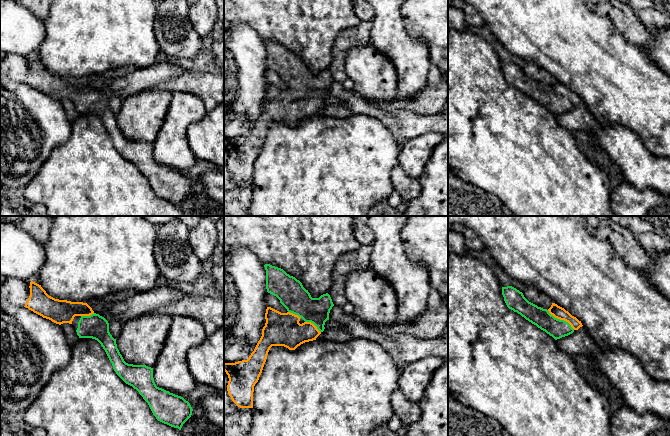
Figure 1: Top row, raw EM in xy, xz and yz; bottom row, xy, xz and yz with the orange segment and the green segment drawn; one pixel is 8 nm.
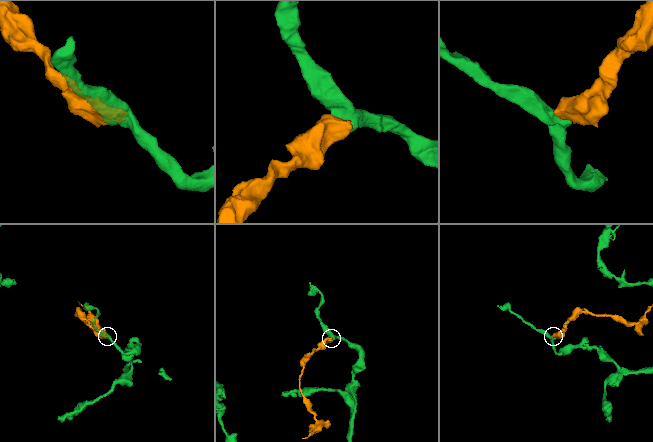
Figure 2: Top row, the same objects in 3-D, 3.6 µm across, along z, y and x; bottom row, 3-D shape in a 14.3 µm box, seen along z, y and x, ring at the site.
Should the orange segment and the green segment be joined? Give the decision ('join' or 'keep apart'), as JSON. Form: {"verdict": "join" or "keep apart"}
{"verdict": "join"}

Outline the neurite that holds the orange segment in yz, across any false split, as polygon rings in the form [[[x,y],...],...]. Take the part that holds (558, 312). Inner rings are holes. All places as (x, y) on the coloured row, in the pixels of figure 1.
[[[512,286],[502,287],[502,295],[509,309],[520,314],[526,320],[552,336],[555,340],[568,336],[583,326],[581,321],[579,321],[576,317],[572,316],[568,311],[557,304],[552,303],[548,310],[543,309],[529,302],[524,297],[522,292]]]

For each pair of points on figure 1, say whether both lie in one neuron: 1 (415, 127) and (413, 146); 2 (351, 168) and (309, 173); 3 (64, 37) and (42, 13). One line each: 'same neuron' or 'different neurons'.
1: different neurons
2: same neuron
3: different neurons

